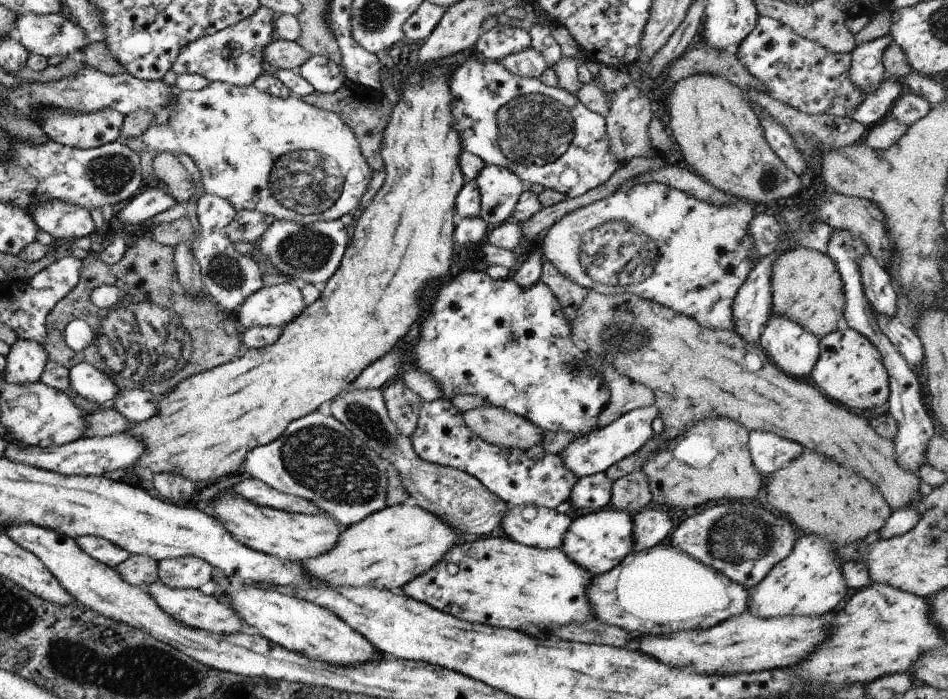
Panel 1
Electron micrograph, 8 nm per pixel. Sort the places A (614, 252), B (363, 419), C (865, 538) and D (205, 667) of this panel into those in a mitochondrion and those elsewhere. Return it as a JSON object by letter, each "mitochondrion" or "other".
{"A":"mitochondrion","B":"mitochondrion","C":"other","D":"other"}

